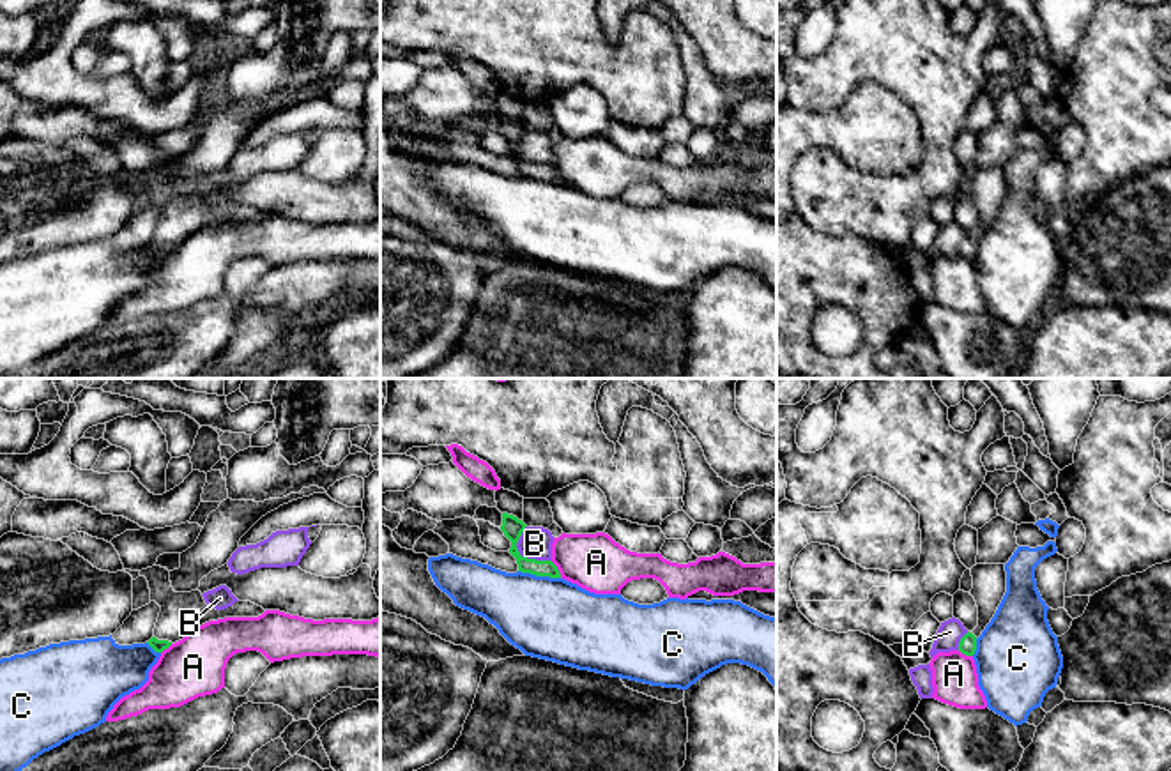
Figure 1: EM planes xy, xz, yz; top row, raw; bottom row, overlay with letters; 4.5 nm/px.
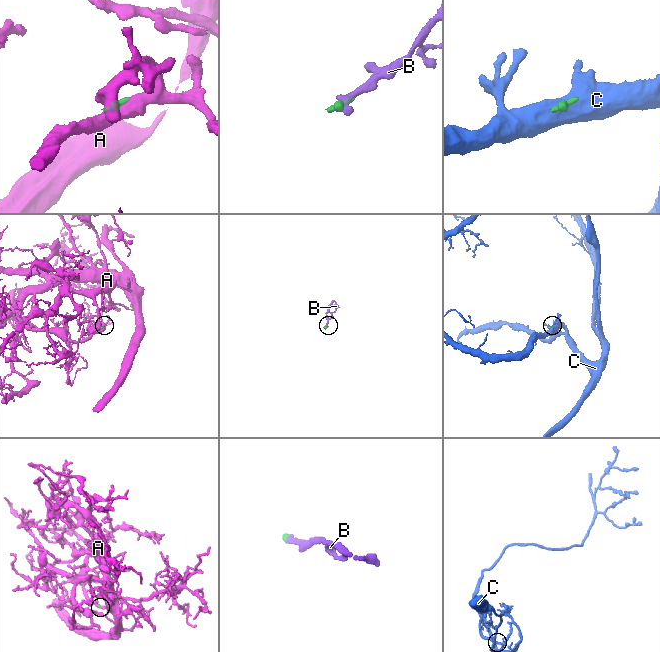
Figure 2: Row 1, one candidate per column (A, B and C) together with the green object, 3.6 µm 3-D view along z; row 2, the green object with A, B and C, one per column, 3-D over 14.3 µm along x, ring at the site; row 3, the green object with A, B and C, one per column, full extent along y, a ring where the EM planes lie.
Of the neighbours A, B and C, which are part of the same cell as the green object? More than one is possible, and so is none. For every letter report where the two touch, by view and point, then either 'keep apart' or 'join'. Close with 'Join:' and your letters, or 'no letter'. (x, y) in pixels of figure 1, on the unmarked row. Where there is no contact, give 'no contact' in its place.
A: xz (558, 174) | keep apart
B: xz (520, 160) | keep apart
C: xz (540, 179) | keep apart
Join: no letter

